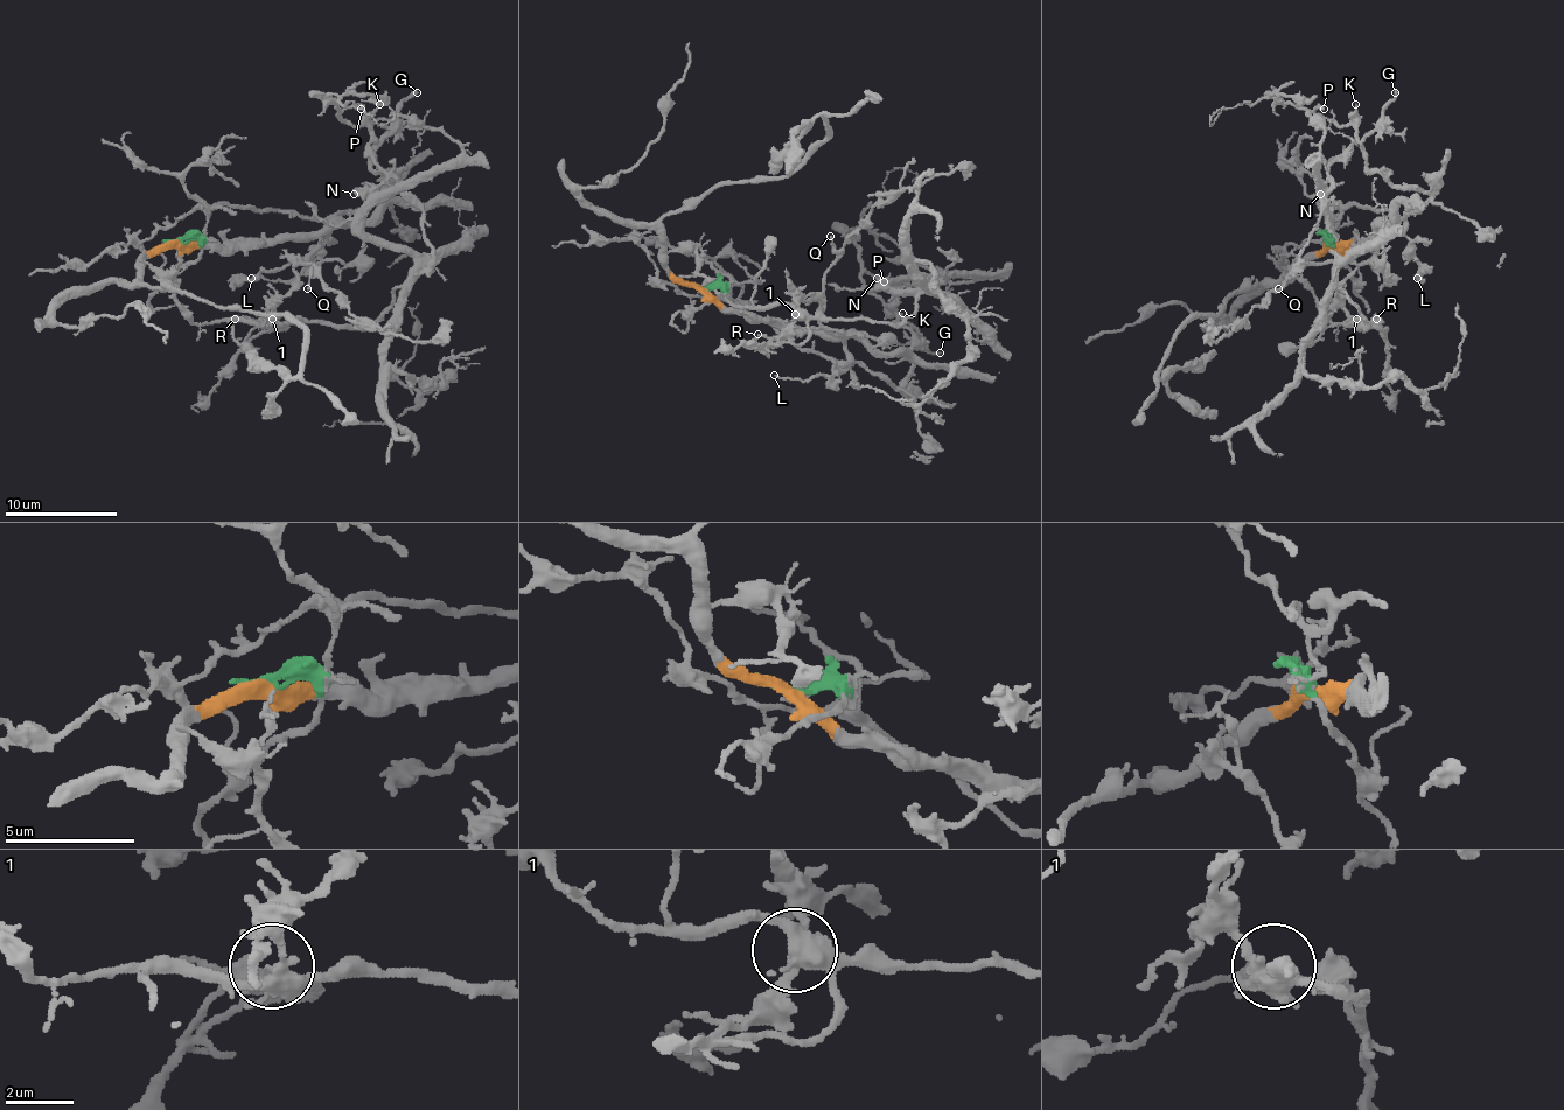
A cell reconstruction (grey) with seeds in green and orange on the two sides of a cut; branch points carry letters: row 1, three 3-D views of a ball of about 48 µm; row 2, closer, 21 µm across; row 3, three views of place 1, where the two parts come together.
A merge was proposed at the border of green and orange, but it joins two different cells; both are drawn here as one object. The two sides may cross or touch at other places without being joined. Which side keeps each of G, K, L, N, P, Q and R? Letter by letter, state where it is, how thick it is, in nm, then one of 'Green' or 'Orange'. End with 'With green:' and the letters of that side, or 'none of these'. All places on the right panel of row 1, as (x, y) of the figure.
G: Place: (1395, 92). Thickness 240 nm. Green
K: Place: (1355, 104). Thickness 170 nm. Green
L: Place: (1417, 278). Thickness 110 nm. Green
N: Place: (1320, 194). Thickness 440 nm. Green
P: Place: (1324, 109). Thickness 240 nm. Green
Q: Place: (1278, 288). Thickness 140 nm. Green
R: Place: (1376, 319). Thickness 160 nm. Green
With green: G, K, L, N, P, Q, R

